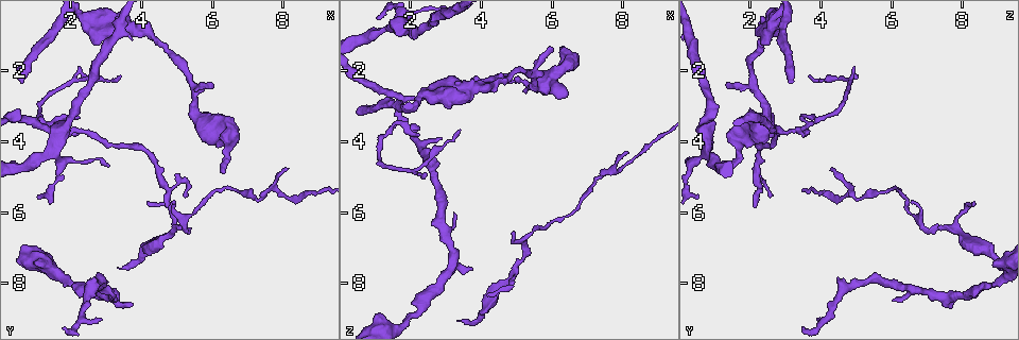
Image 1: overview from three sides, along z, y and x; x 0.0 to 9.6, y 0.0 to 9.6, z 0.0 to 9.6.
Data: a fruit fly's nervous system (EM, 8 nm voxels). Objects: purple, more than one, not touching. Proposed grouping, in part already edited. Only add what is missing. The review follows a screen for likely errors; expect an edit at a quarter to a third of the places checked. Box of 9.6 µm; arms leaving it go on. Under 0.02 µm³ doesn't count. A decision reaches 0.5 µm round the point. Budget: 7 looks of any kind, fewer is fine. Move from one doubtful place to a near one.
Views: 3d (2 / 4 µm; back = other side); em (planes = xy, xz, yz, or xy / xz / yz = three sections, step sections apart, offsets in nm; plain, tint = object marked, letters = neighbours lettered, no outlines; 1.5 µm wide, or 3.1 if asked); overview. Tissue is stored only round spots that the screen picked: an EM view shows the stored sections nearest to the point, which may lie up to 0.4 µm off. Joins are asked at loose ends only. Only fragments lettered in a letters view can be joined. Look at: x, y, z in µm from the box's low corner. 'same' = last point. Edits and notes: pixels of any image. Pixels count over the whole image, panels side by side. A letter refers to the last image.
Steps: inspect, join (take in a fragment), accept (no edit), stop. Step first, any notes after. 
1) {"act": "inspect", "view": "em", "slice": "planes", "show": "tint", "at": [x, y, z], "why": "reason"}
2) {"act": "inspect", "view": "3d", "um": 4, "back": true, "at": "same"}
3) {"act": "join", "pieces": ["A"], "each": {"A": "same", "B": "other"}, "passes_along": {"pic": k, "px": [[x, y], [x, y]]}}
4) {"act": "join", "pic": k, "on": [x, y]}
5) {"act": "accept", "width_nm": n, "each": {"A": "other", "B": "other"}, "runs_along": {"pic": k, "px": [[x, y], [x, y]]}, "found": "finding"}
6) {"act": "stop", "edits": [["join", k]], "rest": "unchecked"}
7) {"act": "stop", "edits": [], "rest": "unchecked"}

{"act": "inspect", "view": "em", "slice": "planes", "show": "plain", "at": [4.20, 5.75, 8.35], "why": "free end"}

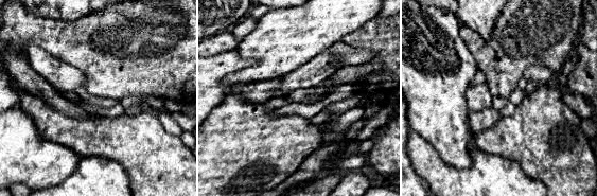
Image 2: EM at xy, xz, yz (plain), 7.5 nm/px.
{"act": "inspect", "view": "em", "slice": "planes", "show": "letters", "at": "same", "why": "what lies round it"}

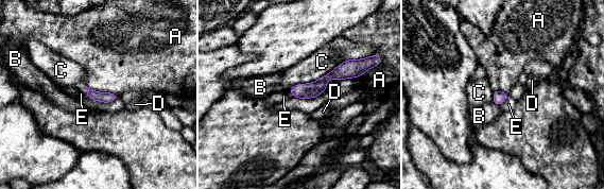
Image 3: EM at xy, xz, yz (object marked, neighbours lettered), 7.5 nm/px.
{"act": "accept", "width_nm": 80, "each": {"A": "other", "B": "other", "C": "other", "D": "other", "E": "other"}, "runs_along": {"pic": 3, "px": [[352, 71], [292, 90]]}, "found": "no lettered fragment goes on from it"}

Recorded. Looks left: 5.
{"act": "inspect", "view": "em", "slice": "planes", "show": "plain", "at": [2.90, 9.00, 3.90], "why": "tapers out"}

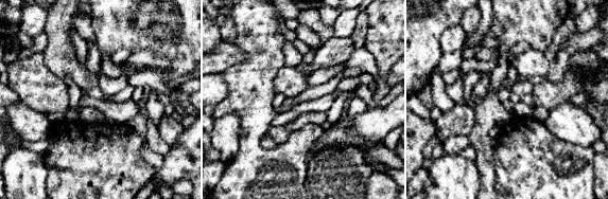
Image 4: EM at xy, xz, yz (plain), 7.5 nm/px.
{"act": "inspect", "view": "em", "slice": "planes", "show": "letters", "at": "same"}

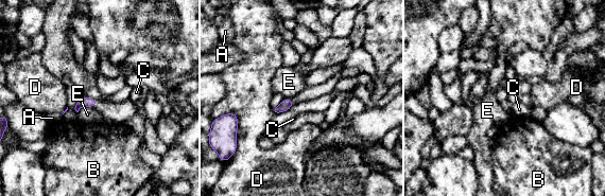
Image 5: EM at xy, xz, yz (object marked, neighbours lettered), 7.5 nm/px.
{"act": "accept", "each": {"A": "other", "B": "other", "C": "other", "D": "other", "E": "other"}, "border": {"pic": 5, "px": [[93, 106], [83, 106], [78, 112]]}, "found": "none of them fits"}

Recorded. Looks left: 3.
{"act": "inspect", "view": "3d", "um": 4, "at": [0.55, 2.30, 3.30]}

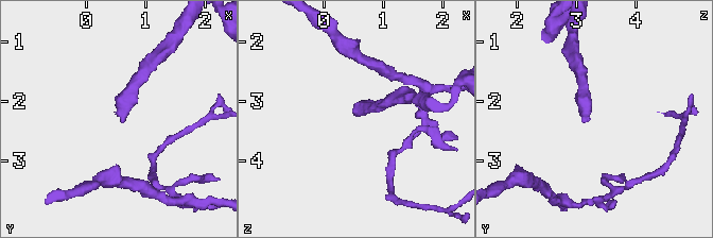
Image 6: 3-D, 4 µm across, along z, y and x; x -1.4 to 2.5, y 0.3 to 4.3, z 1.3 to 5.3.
{"act": "inspect", "view": "em", "slice": "planes", "show": "letters", "at": [0.60, 2.30, 3.25]}

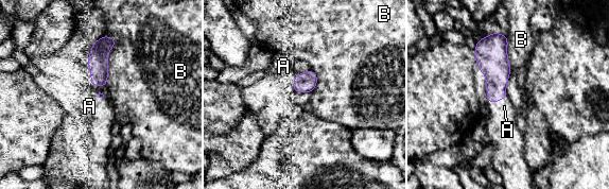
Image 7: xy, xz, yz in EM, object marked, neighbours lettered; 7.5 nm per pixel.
{"act": "join", "pieces": ["A"], "each": {"A": "same", "B": "other"}, "found": "the cell continues"}

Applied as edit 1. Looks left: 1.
{"act": "stop", "edits": [["join", 7]], "rest": "unchecked"}

